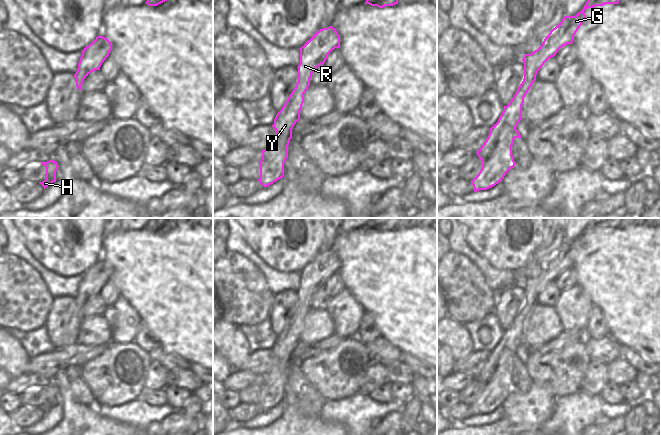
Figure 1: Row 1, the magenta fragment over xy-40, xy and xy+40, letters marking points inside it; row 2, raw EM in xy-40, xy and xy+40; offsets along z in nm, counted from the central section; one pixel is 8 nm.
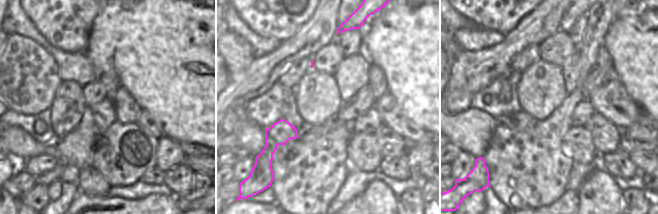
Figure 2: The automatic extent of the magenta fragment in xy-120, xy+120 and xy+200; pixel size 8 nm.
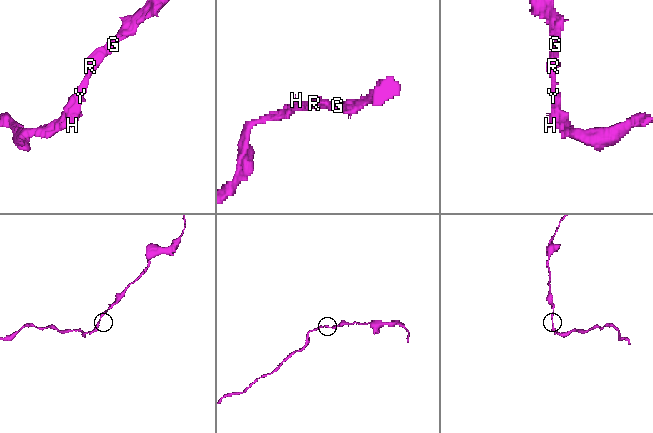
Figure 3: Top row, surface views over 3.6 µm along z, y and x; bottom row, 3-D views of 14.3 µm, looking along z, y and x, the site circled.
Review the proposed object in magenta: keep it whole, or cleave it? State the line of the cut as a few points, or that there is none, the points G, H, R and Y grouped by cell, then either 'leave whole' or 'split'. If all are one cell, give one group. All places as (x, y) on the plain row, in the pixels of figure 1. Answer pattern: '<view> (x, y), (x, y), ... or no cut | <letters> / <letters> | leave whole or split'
no cut | G H R Y | leave whole

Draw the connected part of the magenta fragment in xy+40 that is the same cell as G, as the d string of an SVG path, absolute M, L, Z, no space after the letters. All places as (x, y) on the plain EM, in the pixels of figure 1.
M592 218L583 233L575 240L564 240L562 245L553 252L544 263L542 269L532 276L525 278L524 303L518 311L514 321L500 339L498 346L490 352L490 357L476 376L482 385L482 393L471 404L474 416L487 414L499 406L516 387L512 379L512 369L515 362L521 362L516 353L522 343L522 329L524 321L536 304L538 295L544 287L565 269L572 268L574 259L586 243L584 235L587 232L603 230L605 228L618 228L622 218Z

